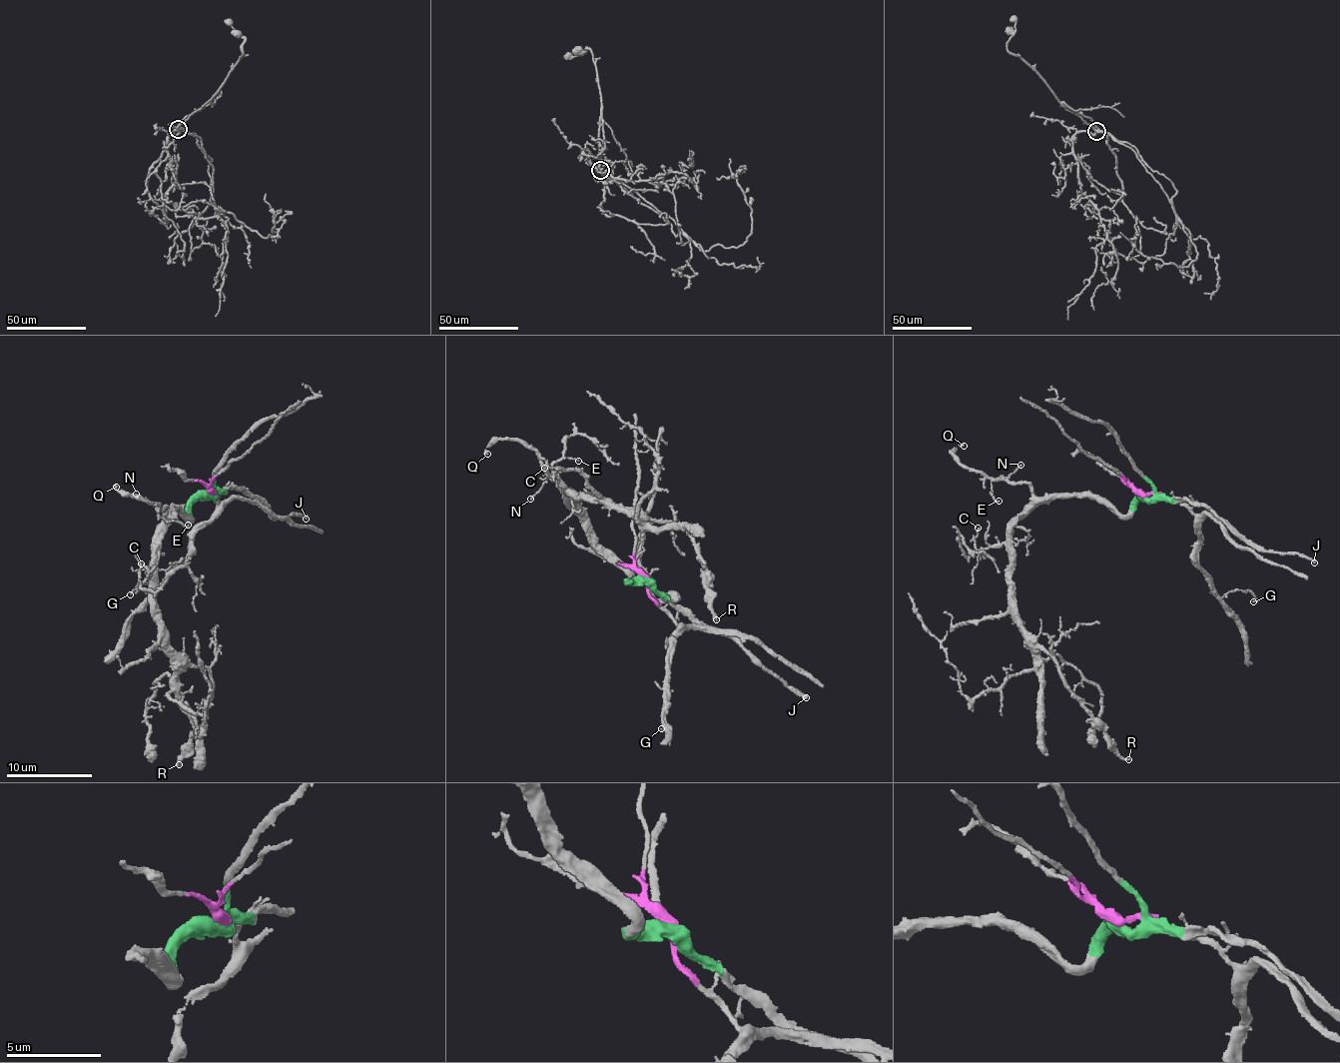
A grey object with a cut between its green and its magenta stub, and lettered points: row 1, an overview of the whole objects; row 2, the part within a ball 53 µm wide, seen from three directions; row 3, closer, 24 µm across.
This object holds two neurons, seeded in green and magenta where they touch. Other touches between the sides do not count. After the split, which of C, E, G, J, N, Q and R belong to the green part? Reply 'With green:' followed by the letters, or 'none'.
With green: C, E, J, N, Q, R

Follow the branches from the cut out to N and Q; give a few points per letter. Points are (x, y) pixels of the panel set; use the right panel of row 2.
N: (1142, 496), (1127, 515), (1117, 514), (1091, 498), (1037, 498), (1025, 483), (1010, 482), (1007, 477), (1020, 465)
Q: (1142, 496), (1127, 515), (1091, 498), (1037, 498), (1025, 483), (985, 478), (960, 462), (952, 455), (964, 445)

